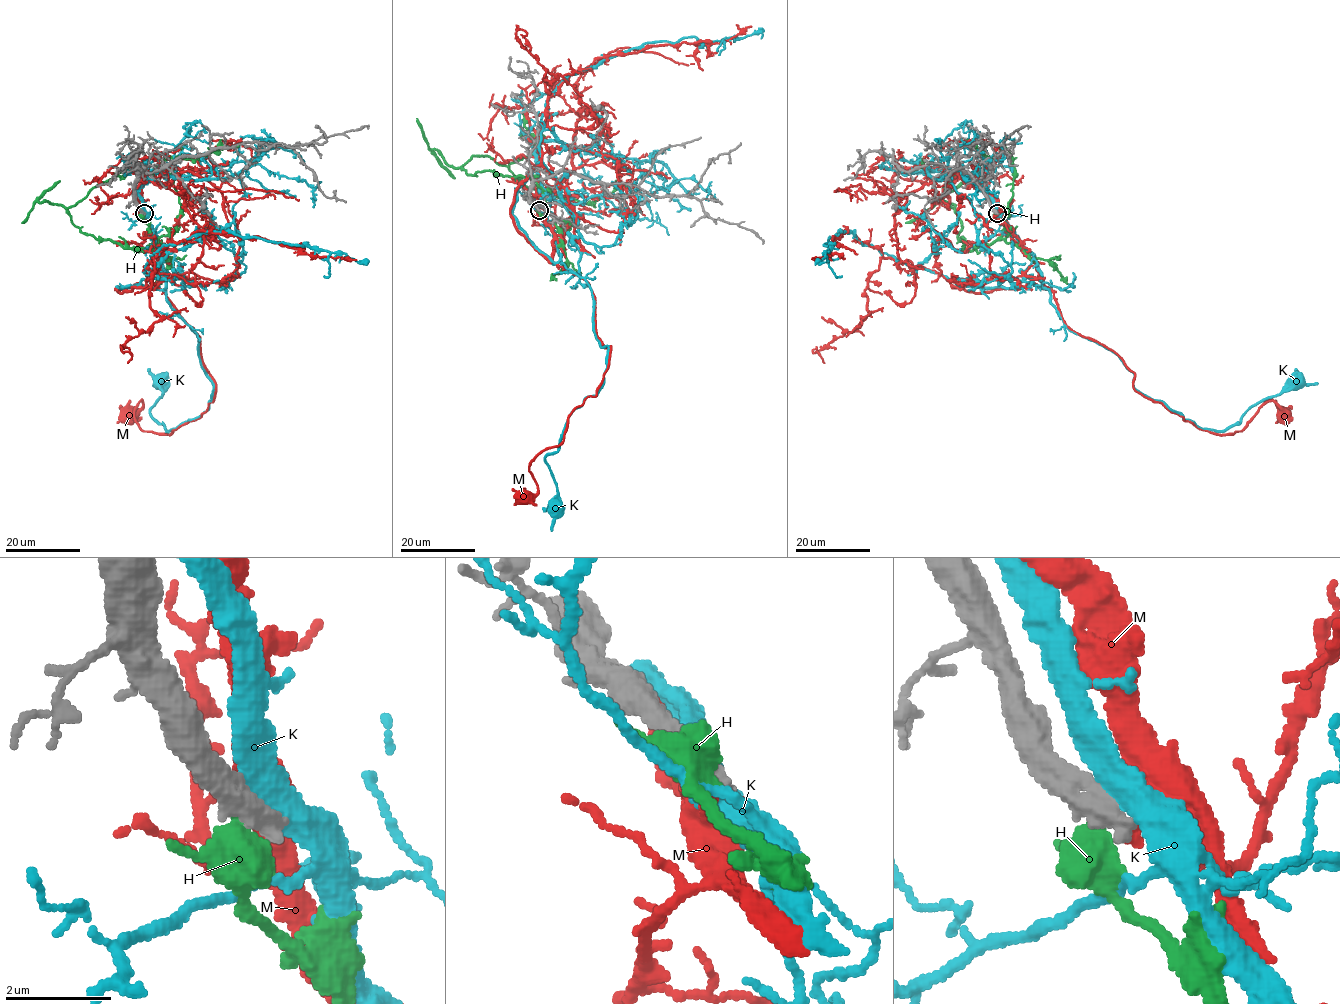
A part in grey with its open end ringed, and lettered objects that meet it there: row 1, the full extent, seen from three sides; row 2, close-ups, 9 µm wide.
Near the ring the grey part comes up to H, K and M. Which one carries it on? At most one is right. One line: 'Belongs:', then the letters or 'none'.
Belongs: none

